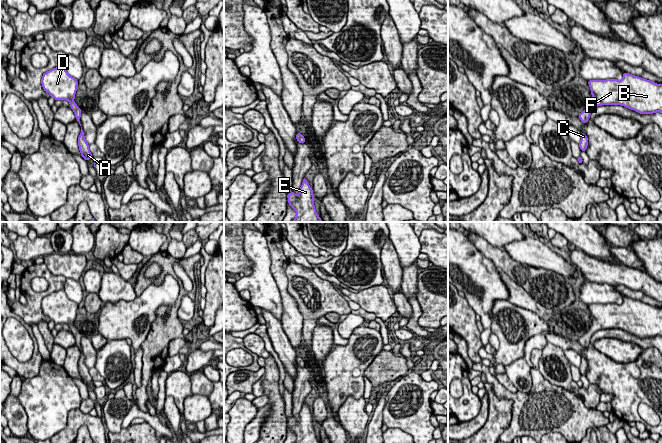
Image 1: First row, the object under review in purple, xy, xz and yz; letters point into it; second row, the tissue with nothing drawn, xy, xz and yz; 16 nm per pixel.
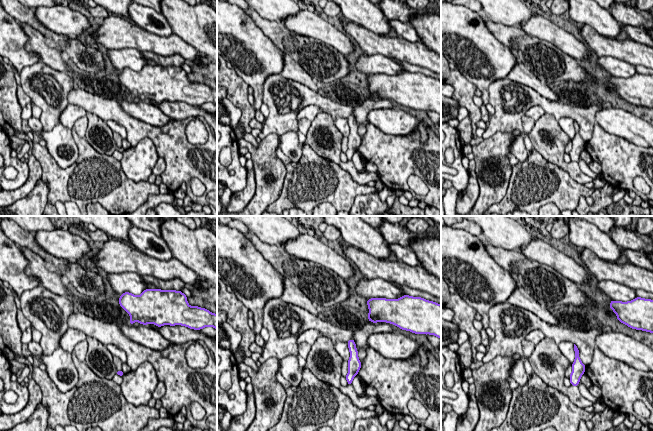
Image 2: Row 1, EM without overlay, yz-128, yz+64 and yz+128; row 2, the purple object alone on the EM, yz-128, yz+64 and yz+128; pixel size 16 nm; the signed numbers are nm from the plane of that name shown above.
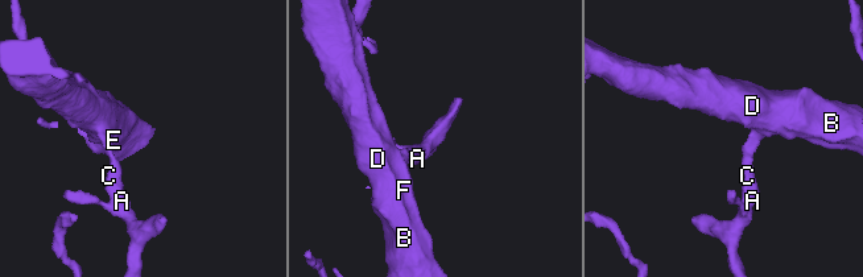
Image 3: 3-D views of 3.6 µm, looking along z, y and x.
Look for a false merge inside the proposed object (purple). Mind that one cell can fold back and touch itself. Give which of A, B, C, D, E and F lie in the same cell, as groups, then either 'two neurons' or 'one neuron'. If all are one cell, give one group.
A B C D E F | one neuron

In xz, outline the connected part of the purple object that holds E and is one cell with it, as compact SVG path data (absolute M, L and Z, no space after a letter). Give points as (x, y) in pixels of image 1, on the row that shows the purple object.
M304 178L297 196L293 191L287 194L289 205L296 211L292 222L323 222L314 206L314 194L308 181Z

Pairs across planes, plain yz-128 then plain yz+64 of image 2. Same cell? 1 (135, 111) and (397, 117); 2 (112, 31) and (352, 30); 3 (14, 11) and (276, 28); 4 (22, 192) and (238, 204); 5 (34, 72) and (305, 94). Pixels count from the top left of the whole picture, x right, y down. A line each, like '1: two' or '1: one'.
1: one
2: one
3: one
4: one
5: one

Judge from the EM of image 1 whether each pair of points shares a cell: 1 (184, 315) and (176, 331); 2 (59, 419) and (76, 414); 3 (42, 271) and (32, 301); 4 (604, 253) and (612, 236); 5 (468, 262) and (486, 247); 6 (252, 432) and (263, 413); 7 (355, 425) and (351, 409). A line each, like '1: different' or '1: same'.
1: different
2: different
3: same
4: different
5: different
6: same
7: same

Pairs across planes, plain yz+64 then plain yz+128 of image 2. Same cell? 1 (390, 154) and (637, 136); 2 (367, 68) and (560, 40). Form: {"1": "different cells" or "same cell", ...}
{"1": "different cells", "2": "different cells"}

